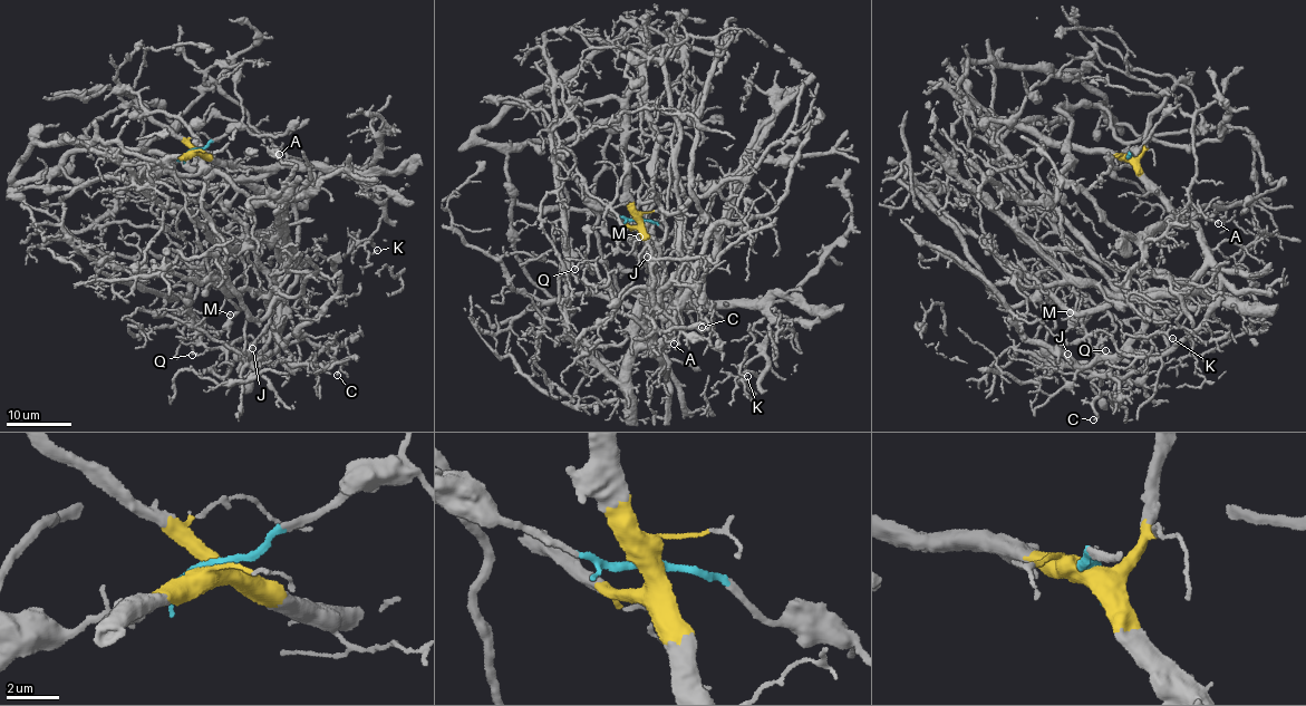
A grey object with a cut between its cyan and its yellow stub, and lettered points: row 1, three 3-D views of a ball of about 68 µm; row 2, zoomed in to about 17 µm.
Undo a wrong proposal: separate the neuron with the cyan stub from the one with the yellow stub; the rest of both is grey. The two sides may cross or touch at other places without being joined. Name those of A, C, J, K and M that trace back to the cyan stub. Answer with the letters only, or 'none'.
J, M

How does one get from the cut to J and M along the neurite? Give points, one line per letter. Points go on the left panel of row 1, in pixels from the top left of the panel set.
J: (195, 151), (161, 166), (110, 161), (92, 150), (143, 147), (184, 161), (245, 225), (268, 318), (253, 349)
M: (195, 151), (92, 150), (205, 176), (272, 329), (281, 310), (249, 245), (231, 315)

